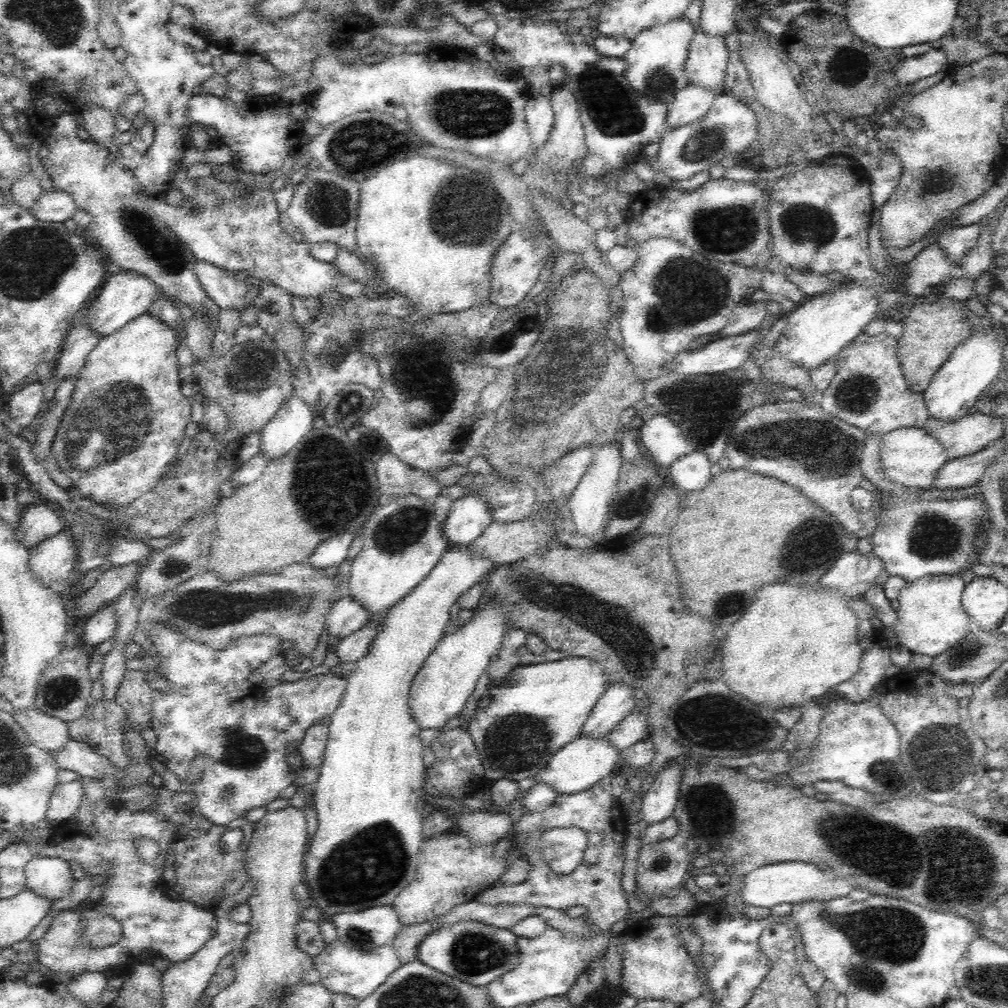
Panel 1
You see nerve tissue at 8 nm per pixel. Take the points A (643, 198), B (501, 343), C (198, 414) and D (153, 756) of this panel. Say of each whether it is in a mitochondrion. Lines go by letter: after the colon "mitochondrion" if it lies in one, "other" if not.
A: other
B: mitochondrion
C: other
D: other

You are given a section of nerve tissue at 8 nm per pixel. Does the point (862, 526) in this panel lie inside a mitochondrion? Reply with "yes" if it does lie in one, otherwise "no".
no

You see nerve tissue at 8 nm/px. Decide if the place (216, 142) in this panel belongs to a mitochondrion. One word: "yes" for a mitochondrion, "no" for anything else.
no

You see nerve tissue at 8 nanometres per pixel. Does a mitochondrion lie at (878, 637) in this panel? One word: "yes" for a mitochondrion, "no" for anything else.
no

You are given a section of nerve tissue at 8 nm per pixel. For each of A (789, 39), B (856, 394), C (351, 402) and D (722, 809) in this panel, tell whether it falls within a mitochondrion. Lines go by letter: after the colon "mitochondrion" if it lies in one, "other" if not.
A: other
B: mitochondrion
C: mitochondrion
D: mitochondrion

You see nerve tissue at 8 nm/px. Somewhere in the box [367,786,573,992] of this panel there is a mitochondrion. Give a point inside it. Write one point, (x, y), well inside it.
(474, 953)

